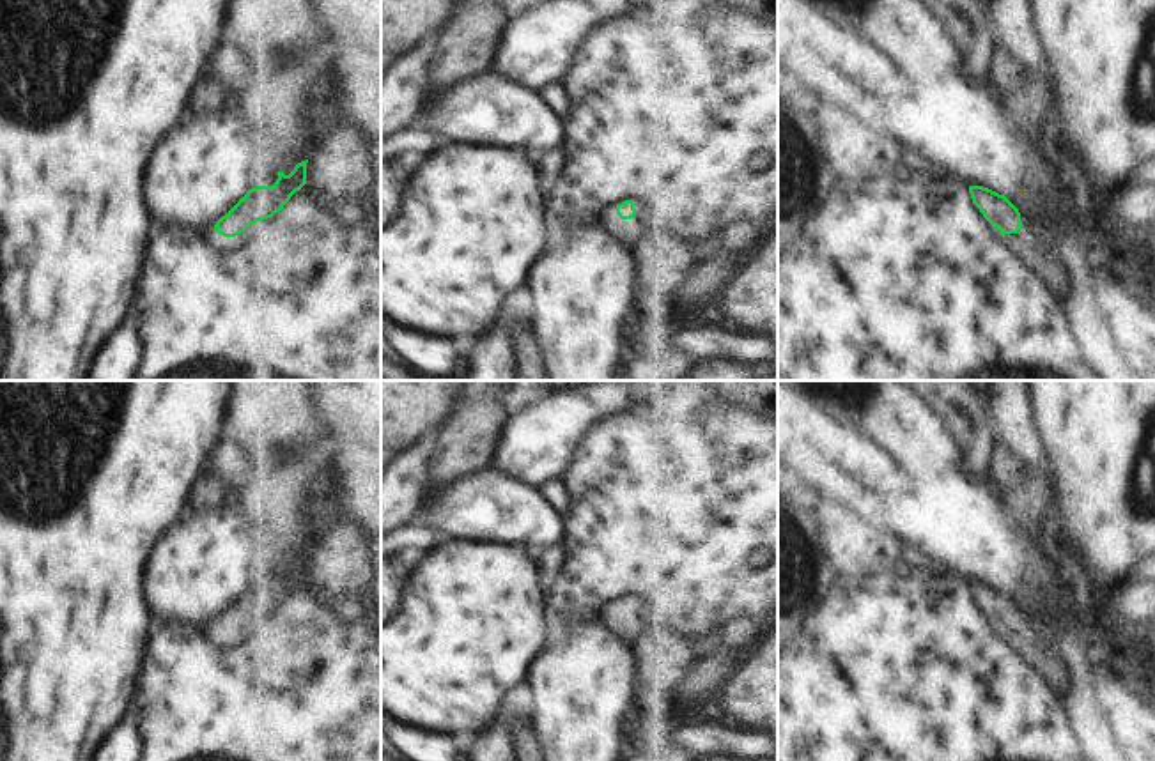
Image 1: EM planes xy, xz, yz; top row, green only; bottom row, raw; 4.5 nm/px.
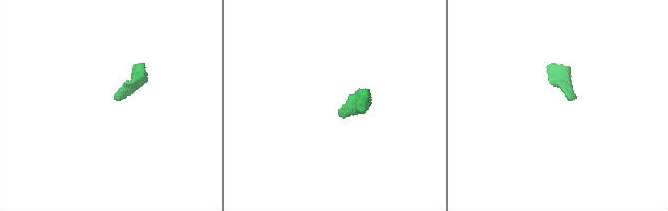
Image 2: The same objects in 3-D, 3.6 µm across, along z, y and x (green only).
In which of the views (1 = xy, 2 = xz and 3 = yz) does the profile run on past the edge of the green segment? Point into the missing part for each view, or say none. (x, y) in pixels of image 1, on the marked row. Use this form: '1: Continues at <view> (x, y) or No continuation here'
1: Continues at xy (215, 239)
2: Continues at xz (627, 229)
3: Continues at yz (1046, 266).

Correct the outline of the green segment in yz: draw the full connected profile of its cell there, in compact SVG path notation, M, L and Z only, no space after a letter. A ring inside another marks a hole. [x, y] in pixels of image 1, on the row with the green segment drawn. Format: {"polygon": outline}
{"polygon": "M969 186L969 193L983 218L1001 232L999 239L1015 251L1059 299L1068 296L1070 278L1063 264L1020 230L1022 221L1019 209L1004 195L983 186Z"}

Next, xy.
{"polygon": "M308 159L298 163L289 175L278 172L278 179L273 186L248 189L246 195L216 221L213 230L202 230L209 246L220 251L241 248L246 242L243 232L250 225L273 218L283 209L291 196L306 184L306 163Z"}

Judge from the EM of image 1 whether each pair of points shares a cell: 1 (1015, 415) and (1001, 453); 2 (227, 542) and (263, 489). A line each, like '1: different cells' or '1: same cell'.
1: different cells
2: different cells

